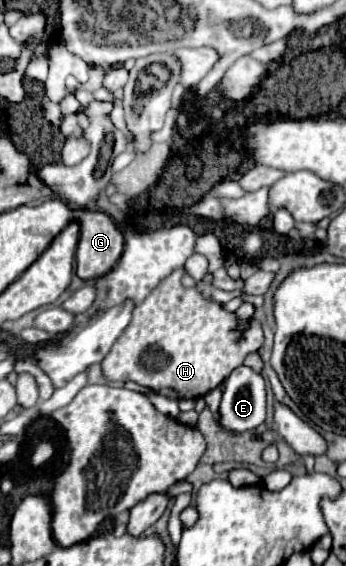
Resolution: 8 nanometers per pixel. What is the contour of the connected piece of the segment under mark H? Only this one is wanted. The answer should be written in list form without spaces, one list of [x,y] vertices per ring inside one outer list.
[[[184,268],[174,270],[168,278],[164,278],[156,286],[156,290],[152,290],[152,294],[144,302],[140,302],[134,308],[130,326],[116,340],[116,344],[112,346],[112,350],[108,352],[108,356],[102,362],[102,370],[108,380],[112,380],[112,382],[134,380],[142,386],[152,388],[154,392],[158,392],[162,396],[176,398],[176,400],[200,398],[206,392],[214,390],[216,386],[220,386],[222,380],[236,366],[240,366],[250,352],[260,350],[260,346],[264,344],[264,332],[262,332],[262,324],[256,318],[252,318],[252,322],[248,322],[250,326],[246,326],[242,330],[234,312],[228,312],[218,302],[204,298],[196,286],[186,288],[182,284],[182,278],[184,278]]]

